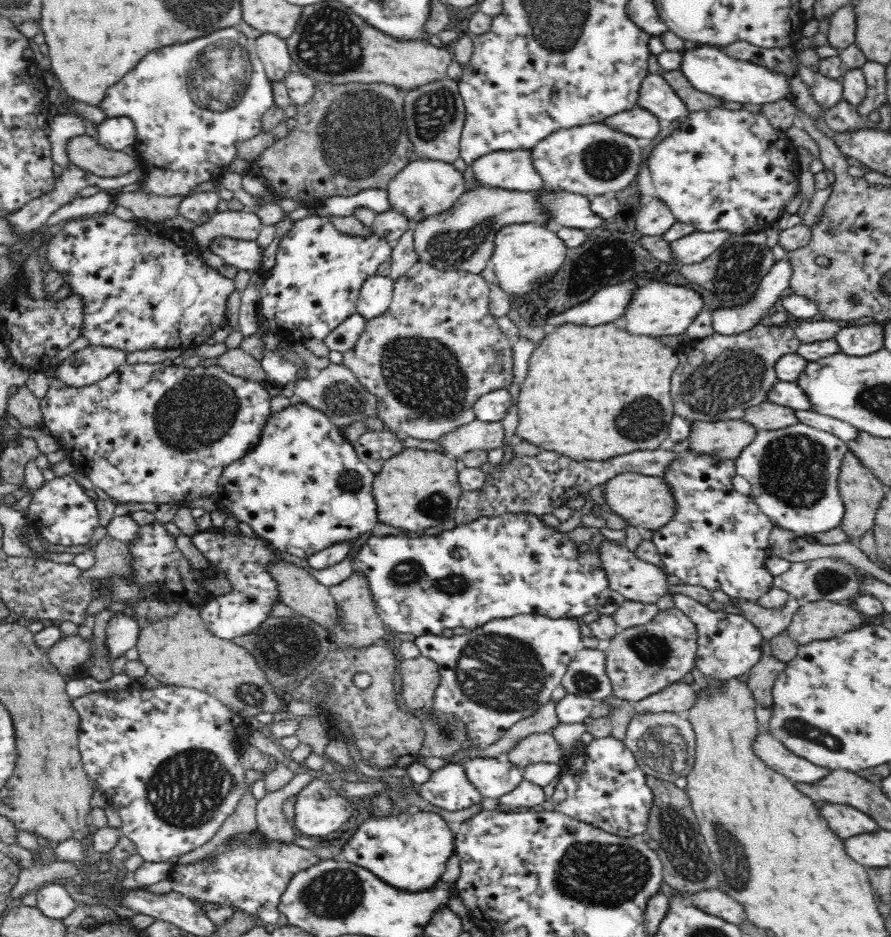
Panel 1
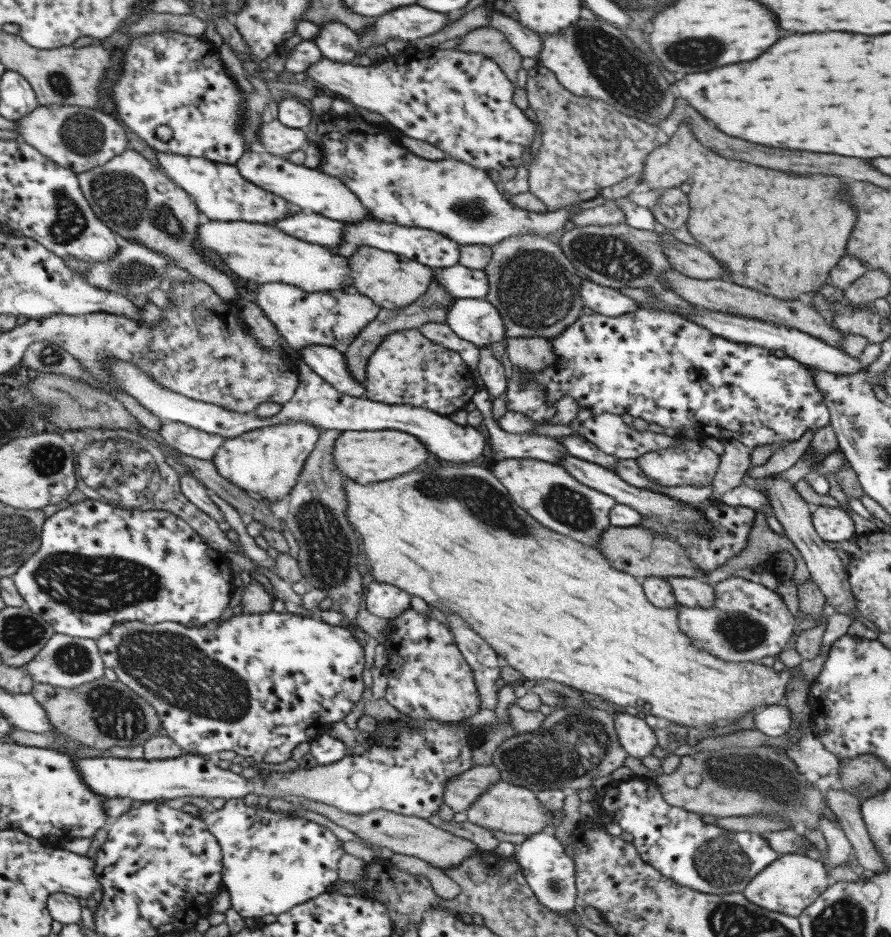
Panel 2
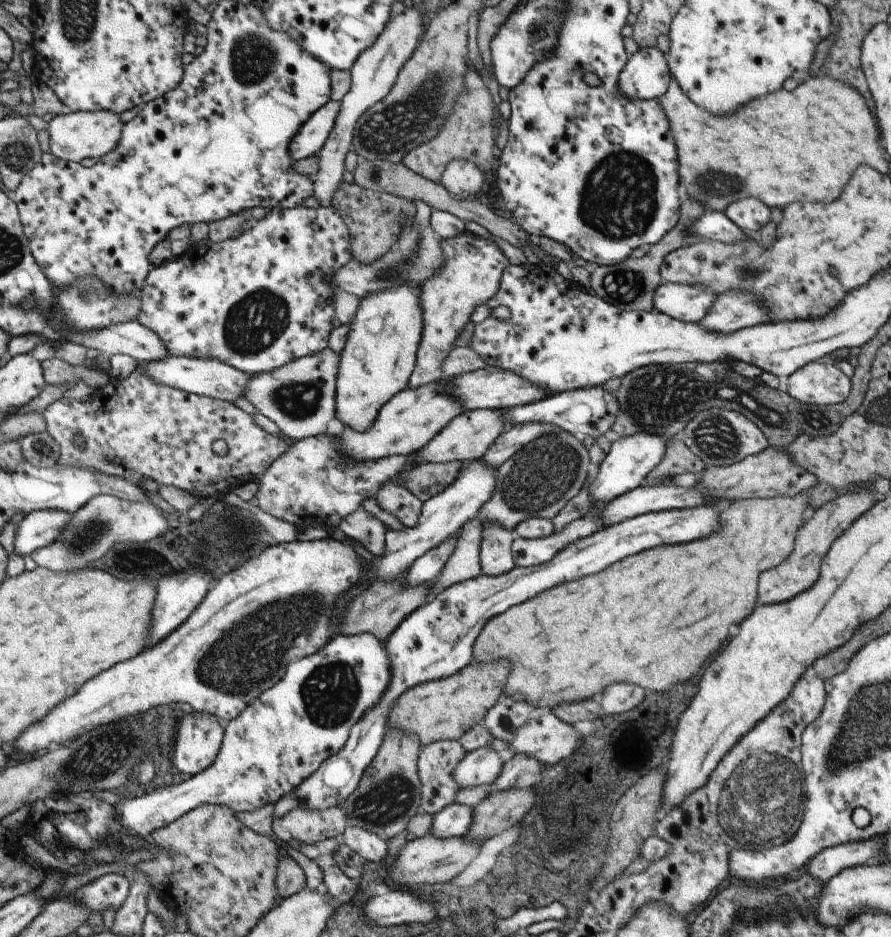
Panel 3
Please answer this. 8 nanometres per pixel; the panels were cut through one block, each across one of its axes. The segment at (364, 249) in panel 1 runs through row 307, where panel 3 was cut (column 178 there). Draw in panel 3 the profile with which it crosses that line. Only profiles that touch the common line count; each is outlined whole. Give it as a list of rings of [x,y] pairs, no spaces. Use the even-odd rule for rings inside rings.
[[[335,205],[320,206],[320,208],[304,206],[292,208],[274,207],[264,218],[257,220],[257,223],[250,230],[243,232],[238,238],[232,237],[220,242],[220,244],[212,244],[204,254],[198,256],[198,260],[194,256],[190,260],[188,256],[182,255],[160,266],[153,266],[146,276],[145,285],[142,289],[142,298],[140,298],[142,306],[140,306],[140,314],[138,314],[136,321],[142,326],[154,330],[166,344],[170,355],[174,357],[221,360],[224,364],[228,364],[232,368],[238,368],[240,372],[246,372],[246,374],[250,375],[278,370],[278,368],[282,368],[284,364],[288,364],[292,360],[298,360],[298,358],[303,356],[318,353],[329,346],[330,333],[333,329],[332,320],[336,318],[334,290],[337,287],[334,284],[334,272],[354,260],[350,248],[352,246],[350,246],[348,228],[346,228],[344,220],[340,218]]]

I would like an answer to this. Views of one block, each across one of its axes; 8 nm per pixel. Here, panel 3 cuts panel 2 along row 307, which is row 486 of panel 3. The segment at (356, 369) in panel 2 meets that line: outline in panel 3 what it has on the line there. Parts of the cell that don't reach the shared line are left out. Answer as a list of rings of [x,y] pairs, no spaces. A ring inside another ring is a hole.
[[[458,461],[424,463],[412,470],[400,472],[392,480],[398,480],[408,492],[416,495],[418,500],[426,502],[454,482],[460,466],[462,463]]]

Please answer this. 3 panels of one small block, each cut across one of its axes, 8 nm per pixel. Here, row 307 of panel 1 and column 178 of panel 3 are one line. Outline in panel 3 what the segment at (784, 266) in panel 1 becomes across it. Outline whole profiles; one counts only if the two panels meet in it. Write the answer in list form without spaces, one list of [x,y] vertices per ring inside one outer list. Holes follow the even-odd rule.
[[[182,714],[178,720],[178,740],[174,740],[172,763],[184,775],[194,776],[216,760],[222,746],[225,723],[214,714]]]

